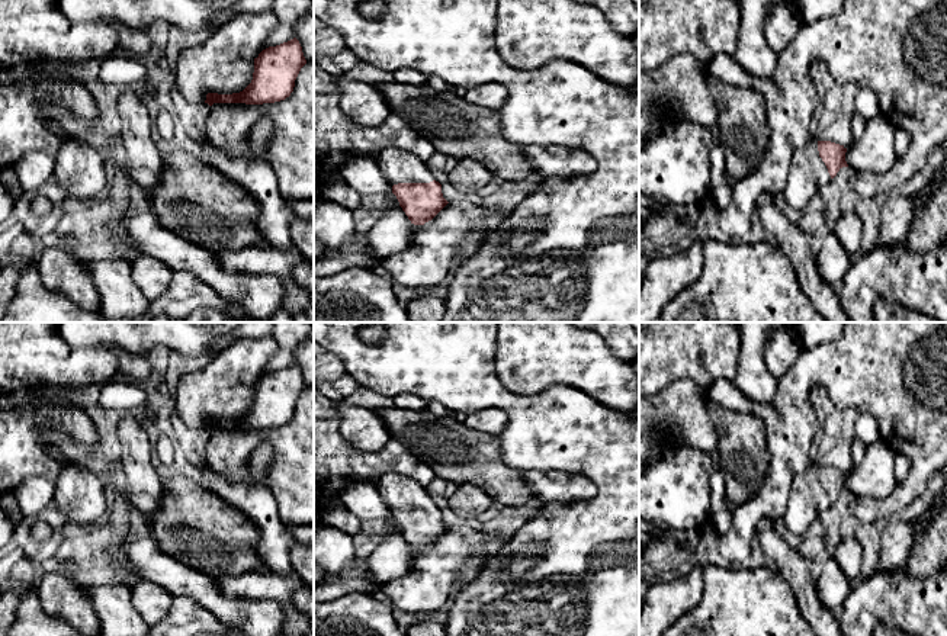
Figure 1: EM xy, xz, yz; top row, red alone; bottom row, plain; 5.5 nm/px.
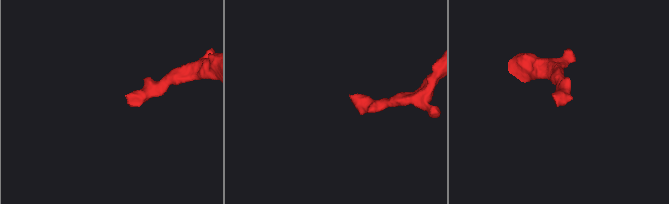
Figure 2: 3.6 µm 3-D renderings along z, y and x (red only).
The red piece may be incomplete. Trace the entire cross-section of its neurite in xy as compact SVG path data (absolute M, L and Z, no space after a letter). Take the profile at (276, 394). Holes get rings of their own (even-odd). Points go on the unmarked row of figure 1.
M296 363L263 375L254 383L251 408L240 418L208 418L205 428L263 430L285 425L295 412L301 394L306 389L302 372Z

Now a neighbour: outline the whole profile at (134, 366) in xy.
M116 344L100 346L115 353L112 363L118 366L118 373L123 373L132 379L144 379L150 376L151 366L147 353L142 356L132 356Z

